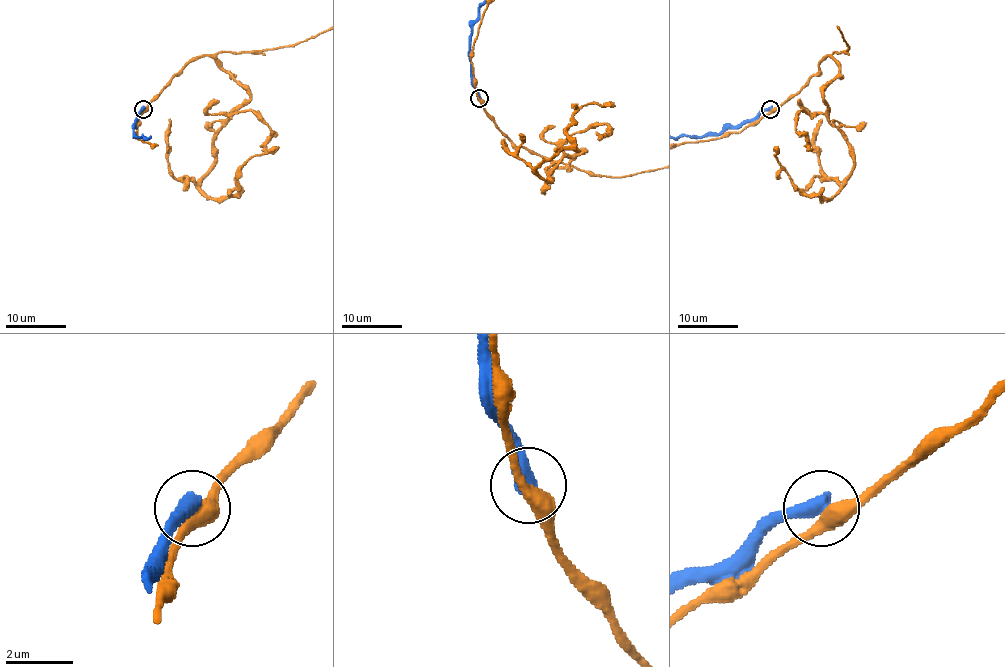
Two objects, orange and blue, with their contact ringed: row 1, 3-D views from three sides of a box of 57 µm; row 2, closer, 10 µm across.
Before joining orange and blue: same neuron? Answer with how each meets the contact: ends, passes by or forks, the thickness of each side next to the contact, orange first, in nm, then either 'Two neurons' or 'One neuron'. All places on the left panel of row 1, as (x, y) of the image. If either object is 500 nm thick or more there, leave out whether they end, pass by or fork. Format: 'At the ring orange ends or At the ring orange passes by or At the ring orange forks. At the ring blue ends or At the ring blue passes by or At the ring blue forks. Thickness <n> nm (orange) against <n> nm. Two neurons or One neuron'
Thickness 420 nm (orange) against 500 nm. Two neurons

